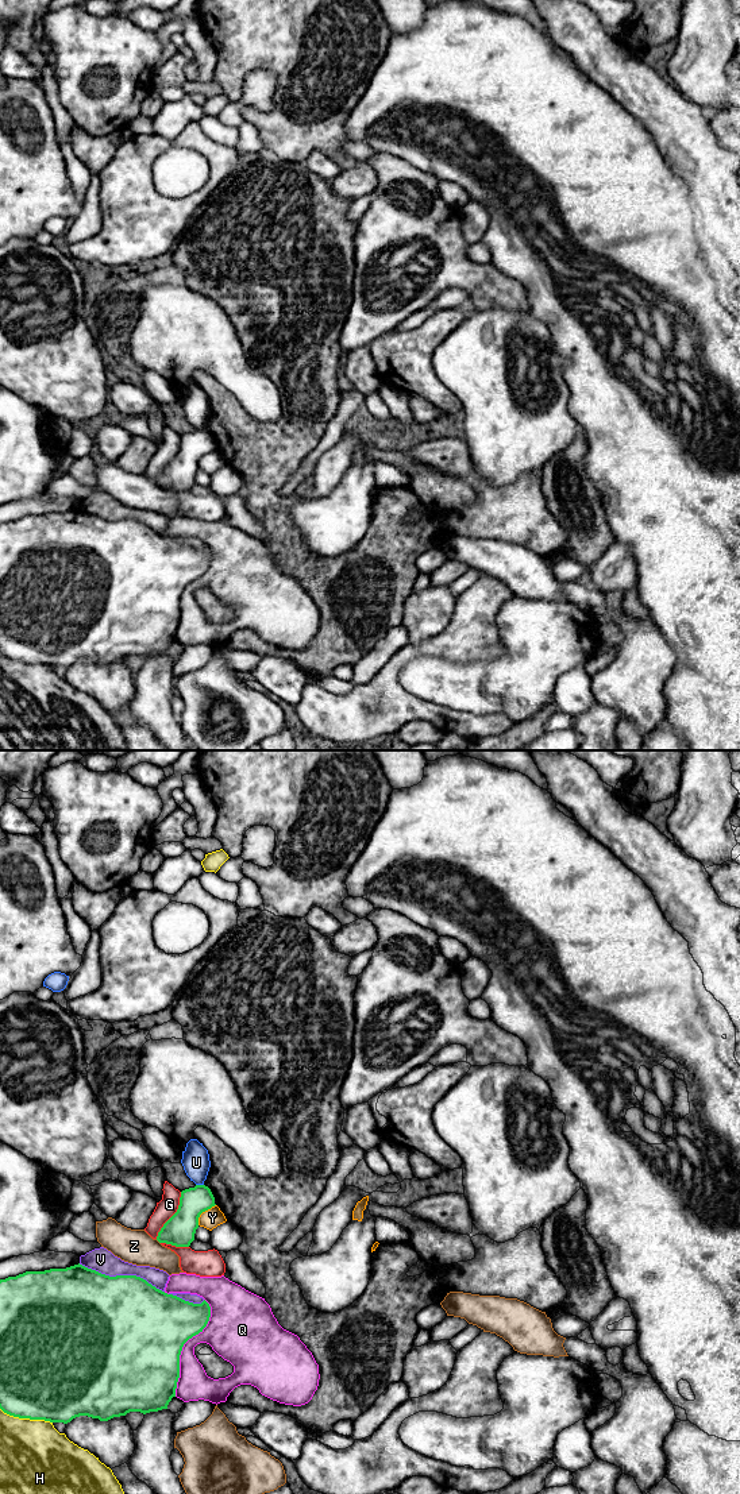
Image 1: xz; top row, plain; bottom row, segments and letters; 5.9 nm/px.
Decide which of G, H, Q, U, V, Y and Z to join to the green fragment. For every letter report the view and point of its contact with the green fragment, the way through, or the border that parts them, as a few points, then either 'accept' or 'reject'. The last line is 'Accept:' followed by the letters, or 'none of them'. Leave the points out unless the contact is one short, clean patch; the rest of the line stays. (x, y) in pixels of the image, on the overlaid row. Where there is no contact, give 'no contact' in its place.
G: contact xz (173, 1215); border xz (181, 1192), (177, 1211), (164, 1224), (155, 1238); reject
H: contact xz (26, 1417); reject
Q: contact xz (182, 1346); reject
U: contact xz (200, 1185); border xz (196, 1184), (203, 1185); reject
V: contact xz (122, 1276); reject
Y: contact xz (203, 1211); reject
Z: contact xz (158, 1240); reject
Accept: none of them

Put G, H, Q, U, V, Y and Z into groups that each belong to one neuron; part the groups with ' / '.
G / H / Q / U / V / Y / Z

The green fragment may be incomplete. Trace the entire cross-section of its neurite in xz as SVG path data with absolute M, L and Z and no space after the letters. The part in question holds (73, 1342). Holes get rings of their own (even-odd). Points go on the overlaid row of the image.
M80 1263L66 1269L26 1271L16 1277L0 1279L0 1409L7 1414L19 1418L63 1424L68 1424L80 1416L108 1421L113 1417L126 1416L130 1412L146 1414L167 1409L169 1402L176 1397L182 1347L189 1339L203 1332L209 1317L211 1306L205 1300L201 1304L193 1304L157 1289L140 1277L109 1277Z

